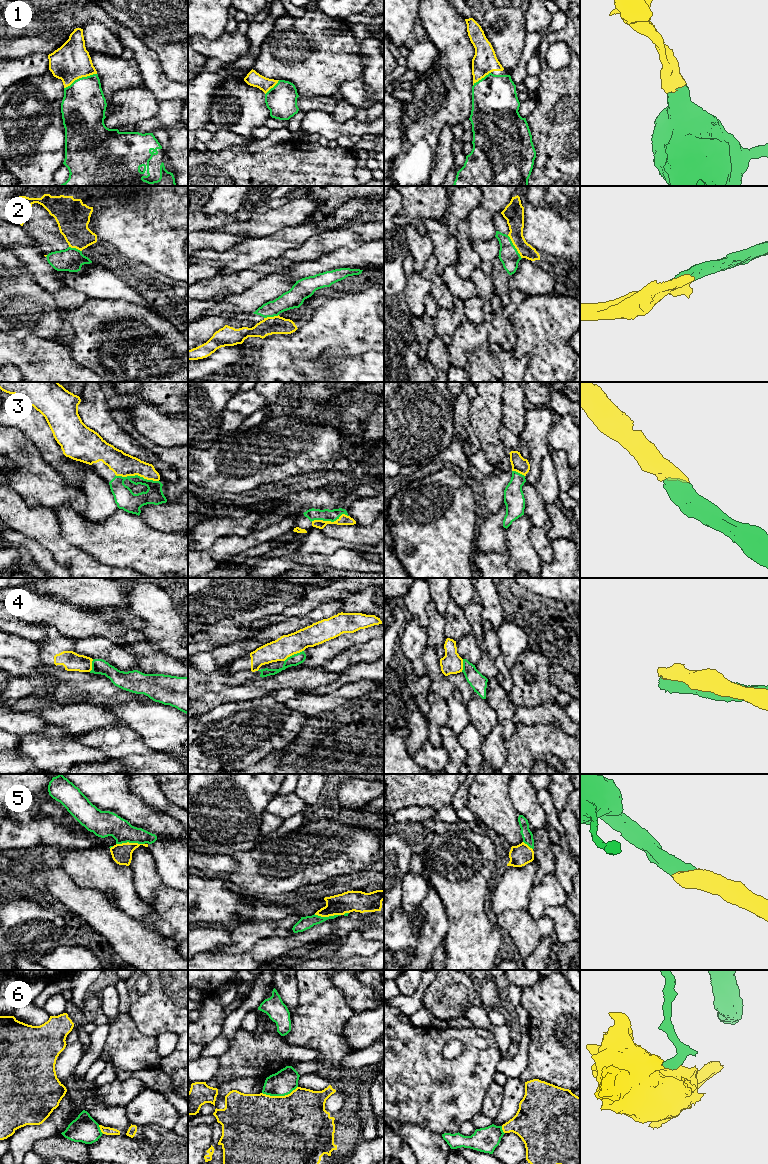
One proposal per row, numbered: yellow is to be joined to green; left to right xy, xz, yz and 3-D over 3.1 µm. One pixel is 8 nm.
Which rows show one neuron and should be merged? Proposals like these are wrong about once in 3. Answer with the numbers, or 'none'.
1, 2, 3, 5

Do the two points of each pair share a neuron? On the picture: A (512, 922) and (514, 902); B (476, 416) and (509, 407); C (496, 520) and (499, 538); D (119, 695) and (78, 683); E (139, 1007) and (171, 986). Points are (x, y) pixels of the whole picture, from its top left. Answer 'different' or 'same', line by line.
A: different
B: different
C: same
D: same
E: same

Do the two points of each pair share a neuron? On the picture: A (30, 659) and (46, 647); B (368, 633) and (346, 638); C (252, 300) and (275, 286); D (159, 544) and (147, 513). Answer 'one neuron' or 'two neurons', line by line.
A: two neurons
B: one neuron
C: one neuron
D: two neurons

